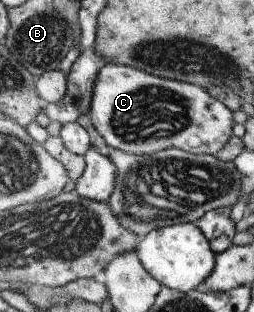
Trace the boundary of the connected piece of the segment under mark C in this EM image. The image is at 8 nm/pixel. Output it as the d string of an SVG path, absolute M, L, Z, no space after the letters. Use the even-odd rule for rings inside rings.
M108 63L99 74L88 116L113 147L137 155L177 148L216 156L234 134L234 112L204 88Z

